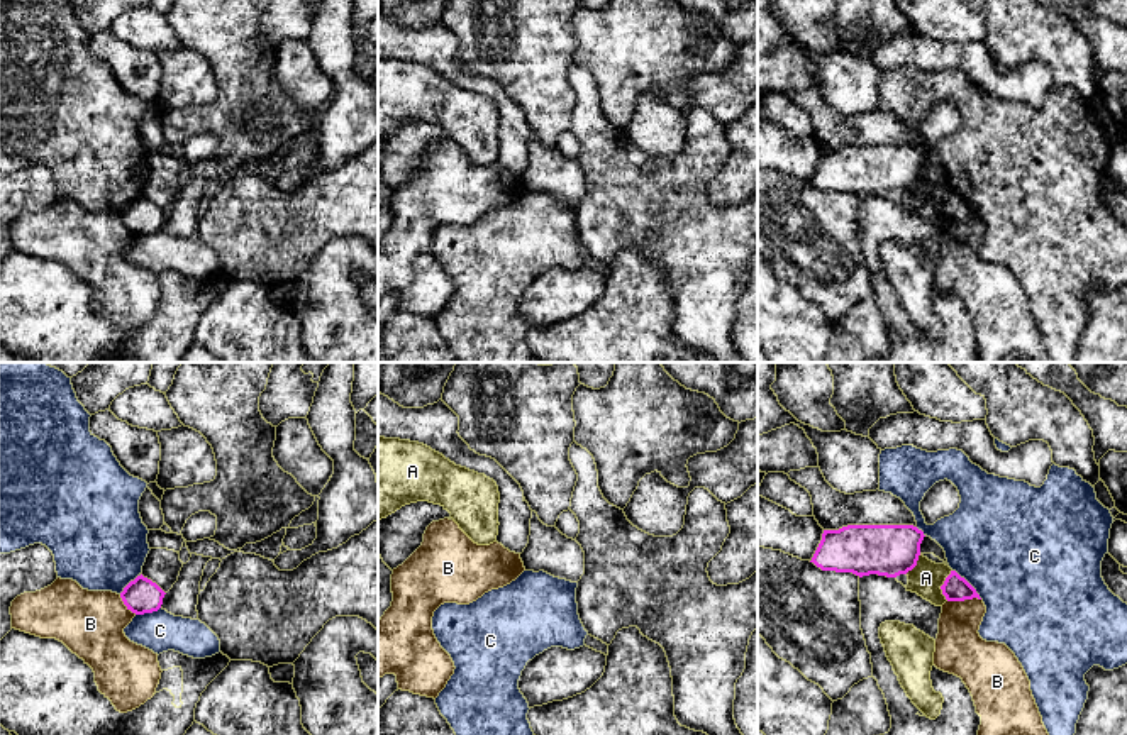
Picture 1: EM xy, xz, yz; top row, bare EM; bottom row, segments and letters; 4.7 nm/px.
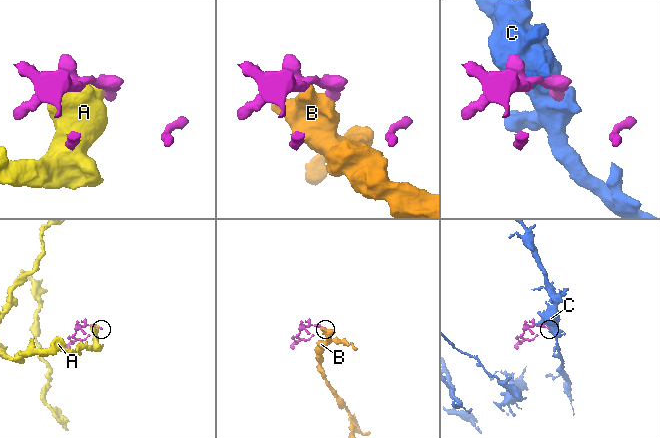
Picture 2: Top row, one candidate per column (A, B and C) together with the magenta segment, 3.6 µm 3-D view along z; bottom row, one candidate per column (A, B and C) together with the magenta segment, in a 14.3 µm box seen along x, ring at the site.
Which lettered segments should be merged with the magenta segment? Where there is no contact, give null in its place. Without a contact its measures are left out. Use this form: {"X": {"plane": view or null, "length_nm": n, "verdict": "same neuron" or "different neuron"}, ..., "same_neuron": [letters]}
{"A": {"plane": "yz", "length_nm": 150, "verdict": "different neuron"}, "B": {"plane": "yz", "length_nm": 160, "verdict": "different neuron"}, "C": {"plane": "yz", "length_nm": 200, "verdict": "different neuron"}, "same_neuron": []}

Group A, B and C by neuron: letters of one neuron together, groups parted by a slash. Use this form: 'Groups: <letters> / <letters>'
Groups: A / B / C

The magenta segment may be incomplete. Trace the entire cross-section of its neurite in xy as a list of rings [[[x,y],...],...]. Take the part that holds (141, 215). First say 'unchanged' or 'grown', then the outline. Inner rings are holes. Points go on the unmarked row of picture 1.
unchanged; [[[141,195],[124,208],[120,218],[127,230],[136,235],[144,235],[158,232],[164,215],[166,213],[156,203]]]

